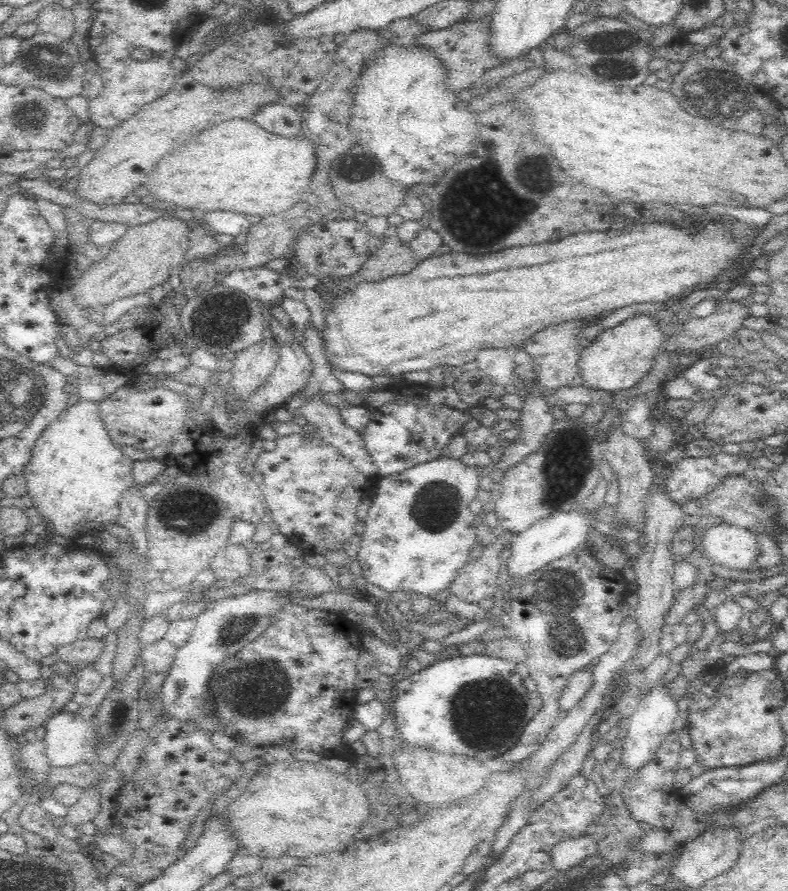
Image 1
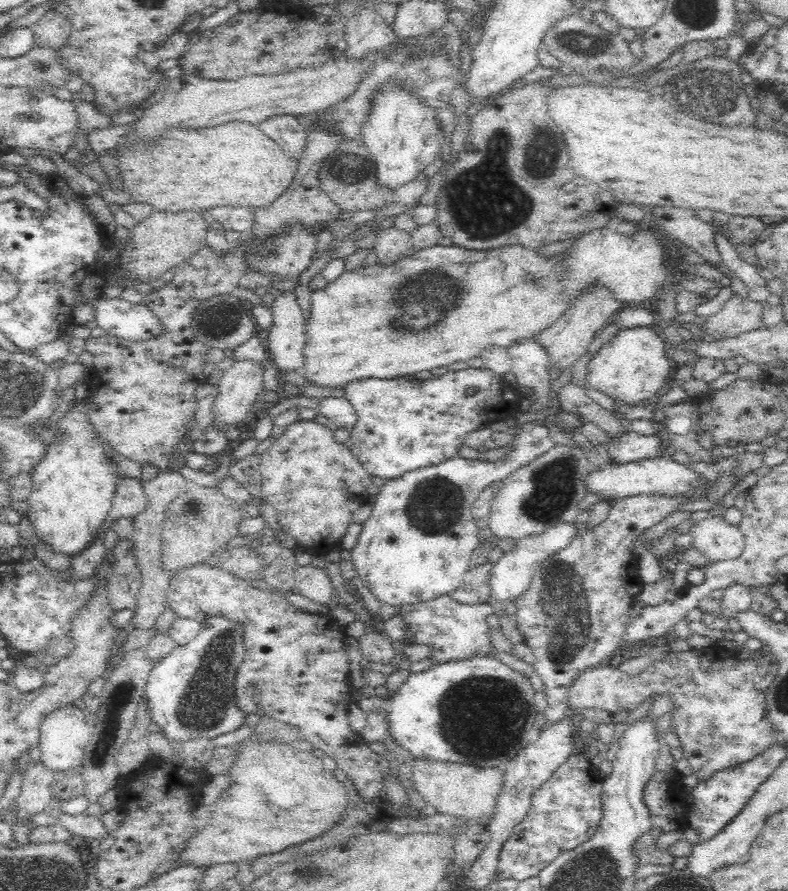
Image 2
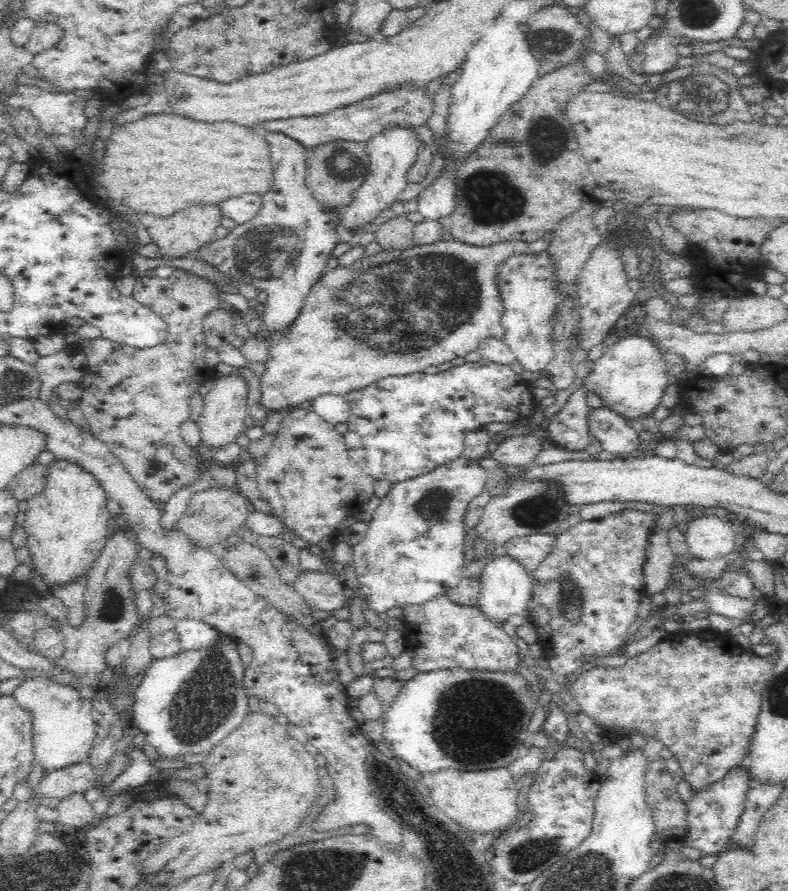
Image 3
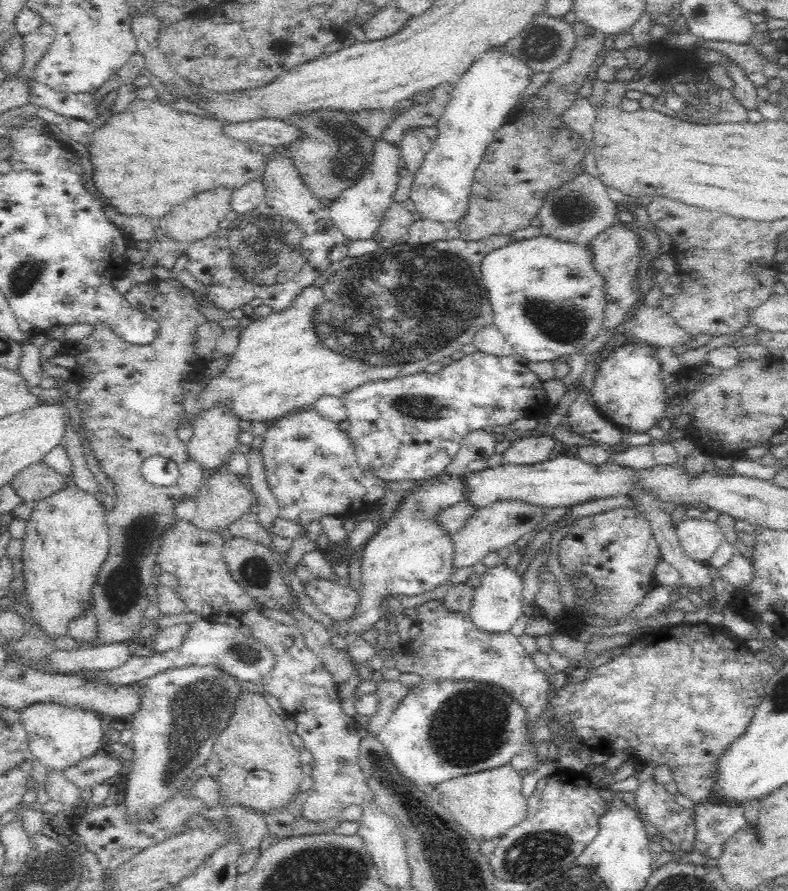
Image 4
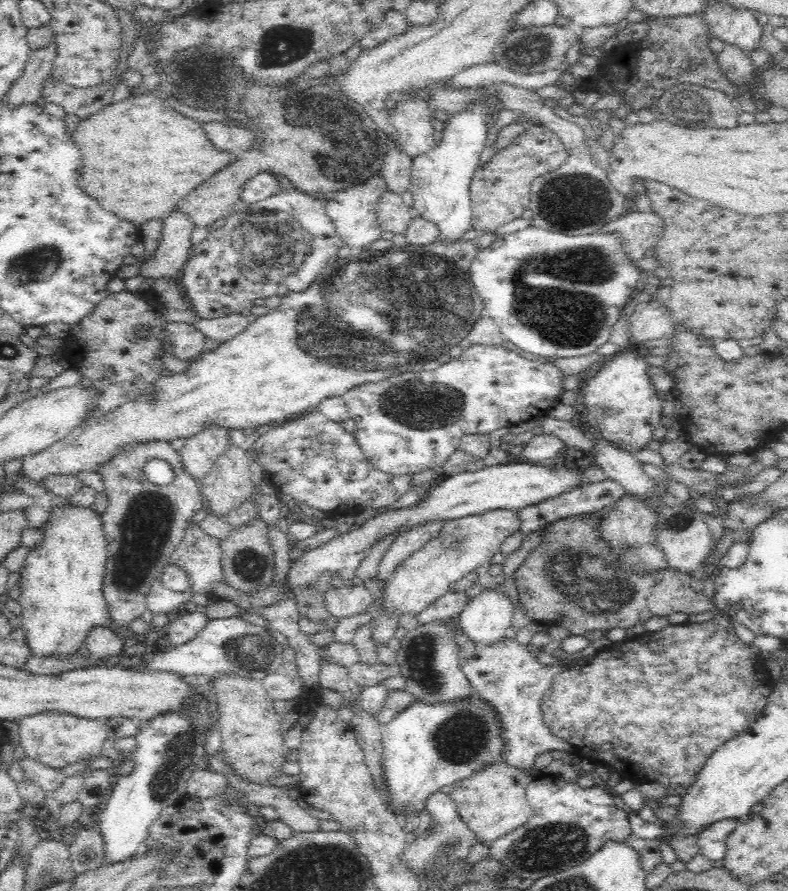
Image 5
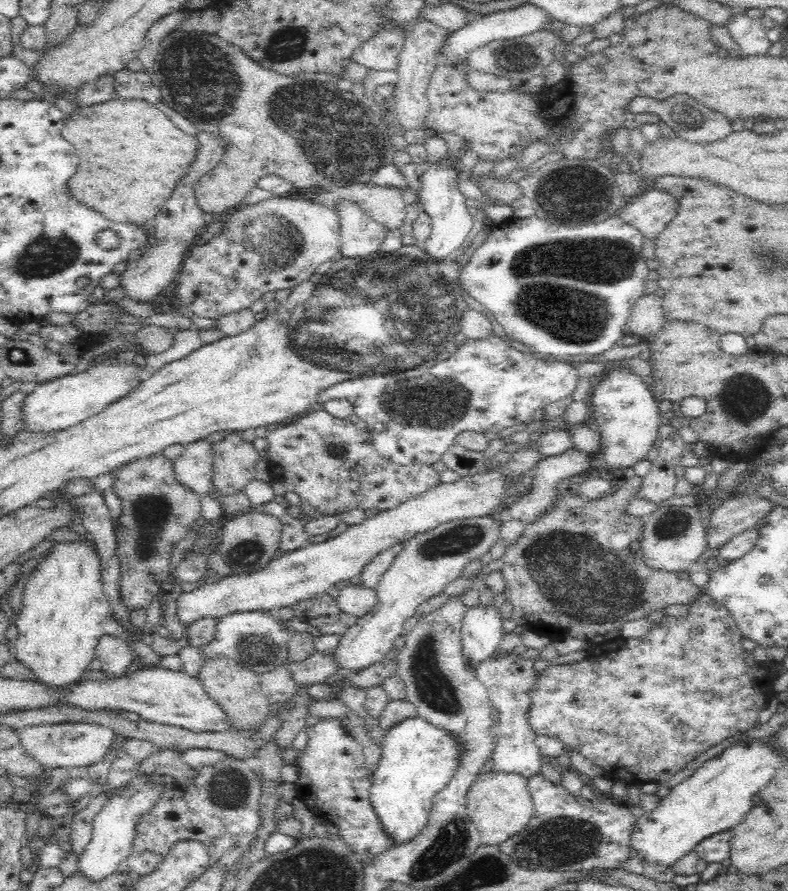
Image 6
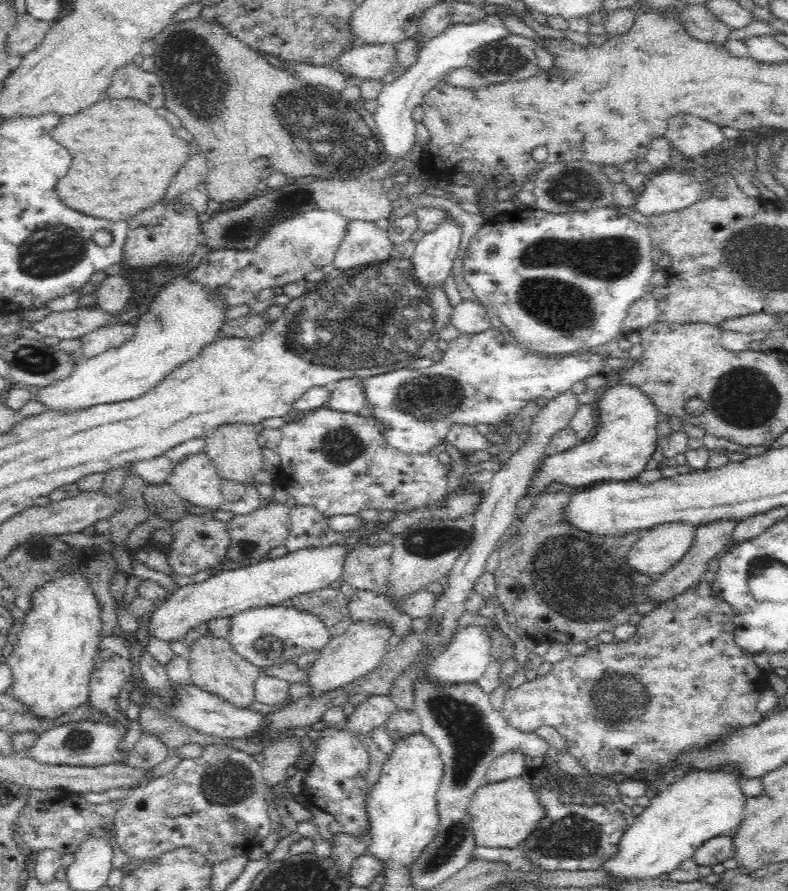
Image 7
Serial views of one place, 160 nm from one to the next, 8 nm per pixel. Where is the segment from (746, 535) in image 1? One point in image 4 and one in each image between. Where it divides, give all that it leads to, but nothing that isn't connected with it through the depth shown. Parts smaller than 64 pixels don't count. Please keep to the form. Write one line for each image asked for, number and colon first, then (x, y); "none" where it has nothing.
2: (716, 540)
3: (710, 537)
4: (700, 538)

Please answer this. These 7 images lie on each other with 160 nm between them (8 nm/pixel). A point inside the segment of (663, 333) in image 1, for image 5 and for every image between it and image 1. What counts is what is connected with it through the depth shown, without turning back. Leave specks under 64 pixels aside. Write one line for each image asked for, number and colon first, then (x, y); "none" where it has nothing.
2: (633, 366)
3: (630, 377)
4: (628, 390)
5: (621, 397)

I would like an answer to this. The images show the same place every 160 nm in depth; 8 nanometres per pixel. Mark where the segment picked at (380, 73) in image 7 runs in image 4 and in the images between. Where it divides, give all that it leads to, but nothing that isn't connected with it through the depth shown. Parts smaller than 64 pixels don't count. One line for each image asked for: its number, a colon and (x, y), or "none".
4: (387, 21)
5: (394, 22)
6: (380, 52)

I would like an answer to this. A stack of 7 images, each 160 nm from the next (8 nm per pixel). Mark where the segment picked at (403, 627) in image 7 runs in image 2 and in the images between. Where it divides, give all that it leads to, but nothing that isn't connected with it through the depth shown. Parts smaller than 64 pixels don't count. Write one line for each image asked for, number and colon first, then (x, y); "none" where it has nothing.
2: (313, 583)
3: (321, 590)
4: (339, 603)
5: (346, 601)
6: (357, 601)

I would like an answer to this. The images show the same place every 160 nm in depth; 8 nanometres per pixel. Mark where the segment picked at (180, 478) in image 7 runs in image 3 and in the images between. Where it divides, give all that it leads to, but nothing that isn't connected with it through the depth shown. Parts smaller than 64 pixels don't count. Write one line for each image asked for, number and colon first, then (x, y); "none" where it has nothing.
3: (225, 409)
4: (216, 429)
5: (199, 454)
6: (193, 468)

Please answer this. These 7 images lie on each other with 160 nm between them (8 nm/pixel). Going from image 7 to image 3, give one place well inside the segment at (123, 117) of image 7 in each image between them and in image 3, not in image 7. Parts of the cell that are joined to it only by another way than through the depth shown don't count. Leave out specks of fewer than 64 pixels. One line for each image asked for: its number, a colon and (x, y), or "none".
3: (161, 164)
4: (147, 160)
5: (158, 156)
6: (131, 156)

